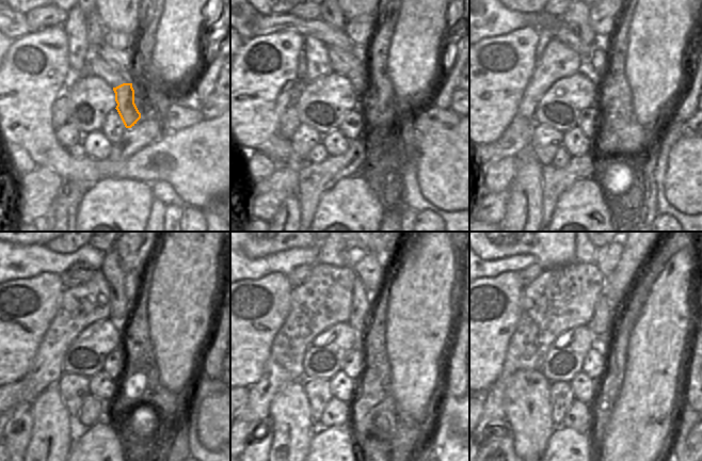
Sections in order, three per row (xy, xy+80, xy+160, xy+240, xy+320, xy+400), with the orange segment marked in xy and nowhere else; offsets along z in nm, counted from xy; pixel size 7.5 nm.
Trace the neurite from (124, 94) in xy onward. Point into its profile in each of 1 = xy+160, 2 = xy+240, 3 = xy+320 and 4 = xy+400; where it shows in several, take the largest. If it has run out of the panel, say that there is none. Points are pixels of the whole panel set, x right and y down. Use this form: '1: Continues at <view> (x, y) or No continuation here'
1: Continues at xy+160 (601, 54)
2: Continues at xy+240 (132, 279)
3: Continues at xy+320 (367, 268)
4: Continues at xy+400 (607, 257)

